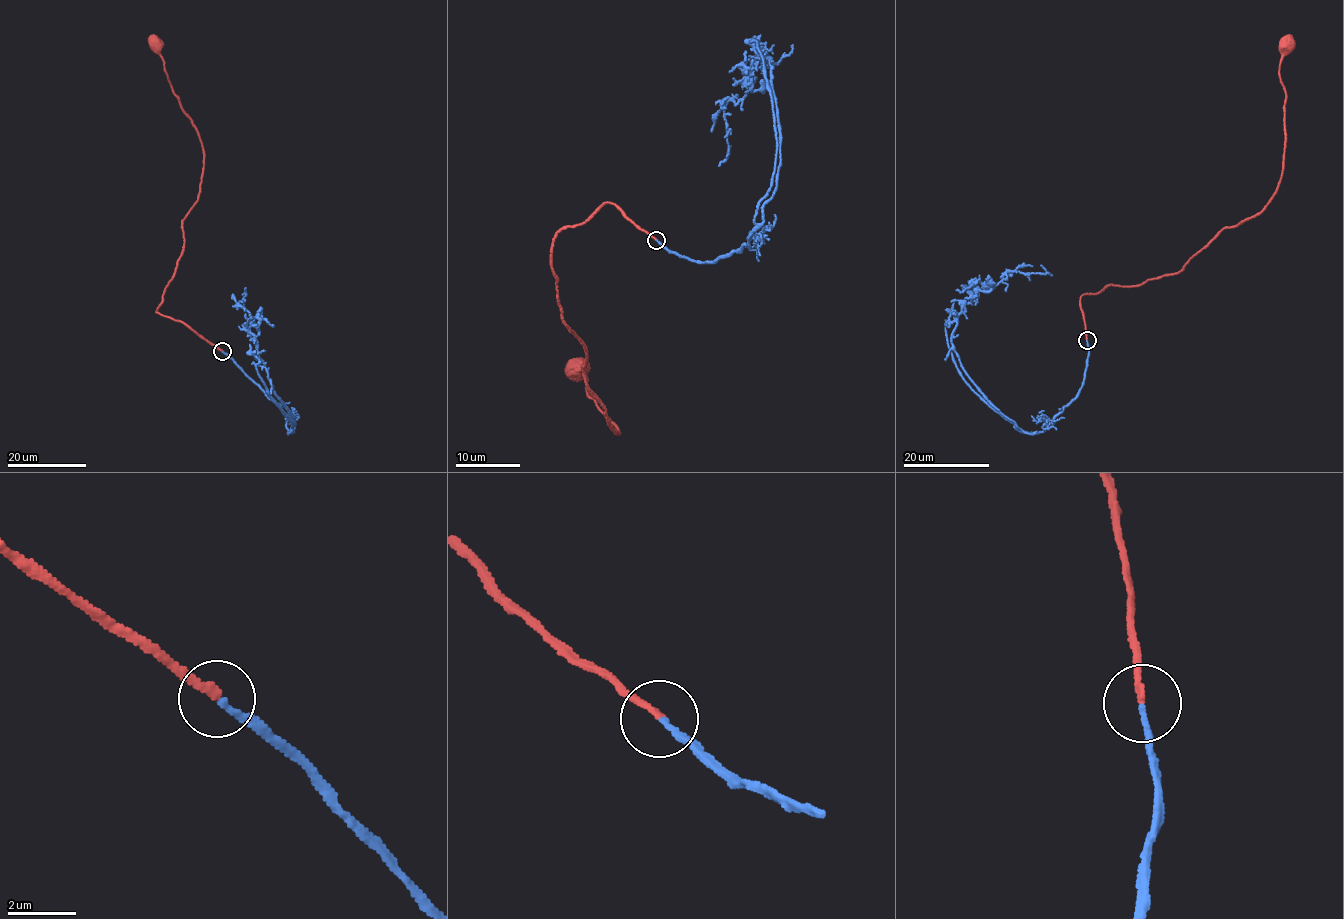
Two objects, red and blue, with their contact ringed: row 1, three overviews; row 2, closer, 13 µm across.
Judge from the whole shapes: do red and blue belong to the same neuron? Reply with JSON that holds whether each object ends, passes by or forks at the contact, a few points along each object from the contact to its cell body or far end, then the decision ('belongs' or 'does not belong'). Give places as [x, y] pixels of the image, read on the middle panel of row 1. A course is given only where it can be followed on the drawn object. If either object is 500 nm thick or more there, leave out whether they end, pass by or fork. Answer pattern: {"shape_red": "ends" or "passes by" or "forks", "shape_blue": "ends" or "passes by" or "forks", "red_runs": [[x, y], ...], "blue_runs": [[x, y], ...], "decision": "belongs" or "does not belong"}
{"shape_red": "ends", "shape_blue": "ends", "red_runs": [[655, 239], [606, 202], [554, 239], [563, 322], [619, 433], [578, 367]], "blue_runs": [[657, 239], [705, 263], [748, 246], [781, 155], [772, 59], [727, 103], [731, 146]], "decision": "belongs"}

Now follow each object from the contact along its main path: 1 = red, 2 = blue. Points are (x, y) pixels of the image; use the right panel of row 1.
1: (1086, 340), (1081, 296), (1176, 274), (1224, 228), (1254, 217), (1275, 192), (1285, 135), (1279, 75), (1285, 44)
2: (1086, 340), (1082, 386), (1035, 433), (965, 371), (951, 342), (961, 308), (1009, 272), (1044, 274), (1041, 264)

